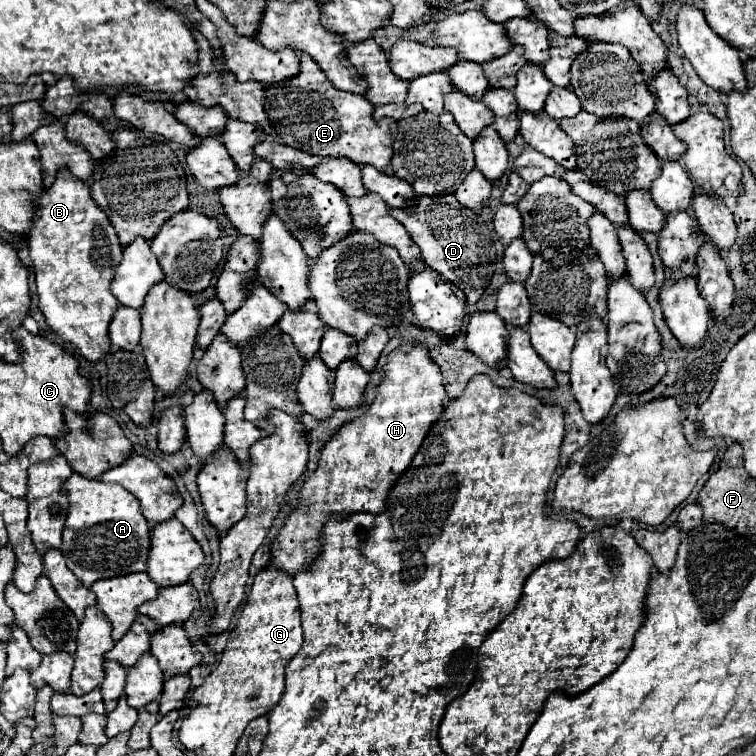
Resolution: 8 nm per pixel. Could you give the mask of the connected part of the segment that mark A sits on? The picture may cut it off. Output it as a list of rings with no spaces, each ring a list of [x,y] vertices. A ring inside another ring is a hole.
[[[72,473],[64,487],[68,491],[70,507],[60,551],[68,569],[78,577],[78,581],[82,581],[84,587],[92,587],[92,583],[100,579],[146,571],[152,545],[152,529],[146,517],[142,517],[138,499],[122,489],[122,485],[92,481],[80,473]],[[64,545],[74,547],[66,549]]]

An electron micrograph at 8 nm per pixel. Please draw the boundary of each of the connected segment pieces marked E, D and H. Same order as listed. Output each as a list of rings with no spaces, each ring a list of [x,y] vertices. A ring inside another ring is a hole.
[[[306,53],[298,55],[298,75],[290,77],[290,81],[282,81],[282,85],[264,87],[266,113],[278,141],[312,155],[348,157],[358,165],[366,163],[376,167],[378,171],[384,171],[392,157],[396,121],[390,119],[390,125],[384,125],[384,129],[380,129],[380,125],[372,117],[372,105],[370,101],[366,101],[366,97],[348,91],[338,91],[326,79],[322,69],[312,61],[312,57],[308,57]]]
[[[424,195],[416,197],[408,209],[390,209],[390,215],[406,227],[412,241],[420,247],[422,261],[458,285],[468,295],[468,303],[476,303],[494,275],[496,233],[492,217],[496,205],[498,199],[490,199],[482,211],[474,213],[462,207],[454,195]]]
[[[406,343],[406,345],[396,347],[386,357],[384,375],[376,387],[376,399],[370,405],[366,405],[366,409],[360,417],[344,423],[330,437],[330,441],[324,445],[324,449],[320,453],[316,471],[310,473],[306,477],[306,481],[302,483],[302,489],[298,493],[298,497],[302,501],[298,503],[298,507],[294,511],[288,513],[284,525],[280,527],[280,531],[276,535],[276,541],[272,543],[272,565],[290,575],[294,575],[298,569],[304,569],[320,551],[314,547],[318,547],[318,535],[320,535],[322,523],[326,521],[328,513],[346,515],[346,513],[358,513],[358,511],[364,511],[364,513],[384,511],[384,501],[386,501],[388,489],[400,477],[402,469],[406,469],[410,465],[414,453],[418,451],[418,447],[422,445],[422,439],[428,433],[432,421],[440,419],[444,399],[446,399],[446,391],[444,391],[444,383],[442,383],[442,373],[438,369],[438,365],[434,365],[434,361],[430,361],[430,351],[420,343]]]

